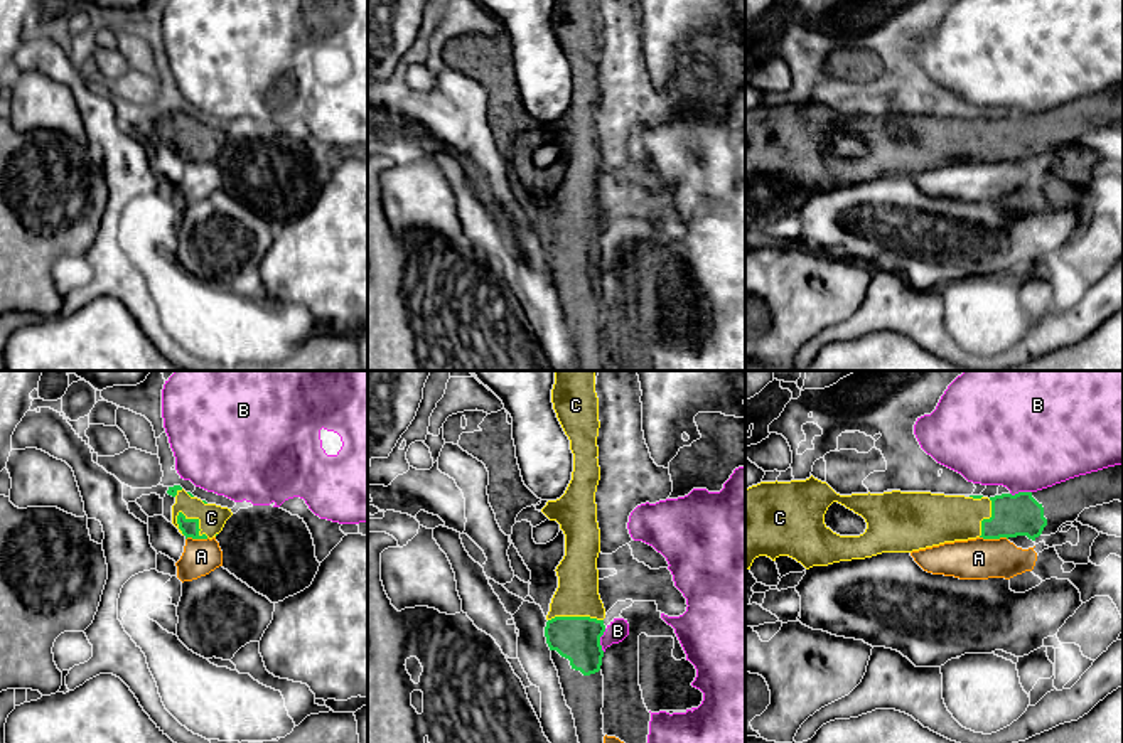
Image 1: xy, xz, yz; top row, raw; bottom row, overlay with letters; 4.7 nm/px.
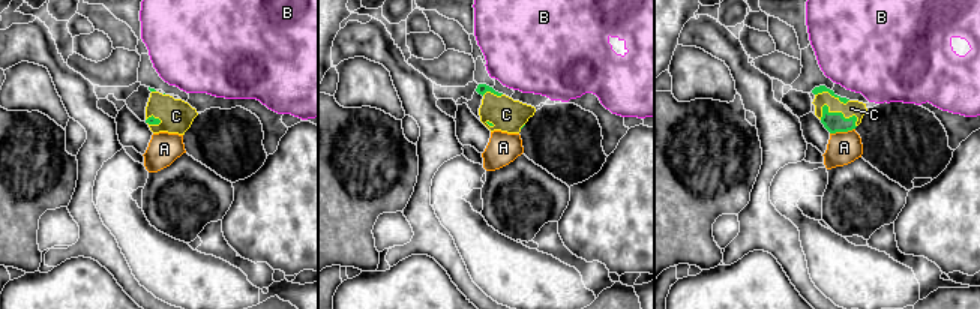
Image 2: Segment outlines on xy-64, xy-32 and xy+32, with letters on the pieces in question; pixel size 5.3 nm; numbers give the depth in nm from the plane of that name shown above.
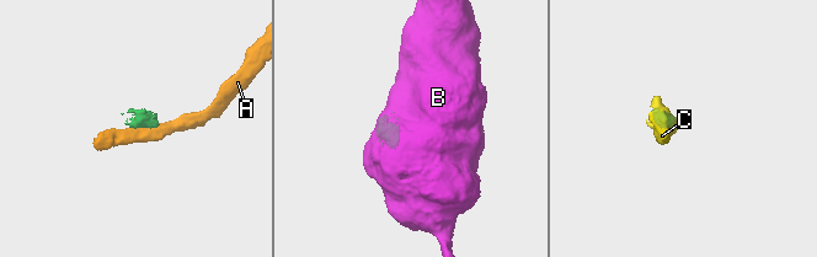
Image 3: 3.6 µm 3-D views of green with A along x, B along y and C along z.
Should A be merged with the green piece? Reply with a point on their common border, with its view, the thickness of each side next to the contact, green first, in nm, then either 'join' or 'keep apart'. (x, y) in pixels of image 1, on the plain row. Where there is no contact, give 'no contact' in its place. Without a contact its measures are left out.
contact yz (994, 160); calibres 200 and 190 nm; keep apart

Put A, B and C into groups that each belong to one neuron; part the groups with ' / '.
A / B / C

